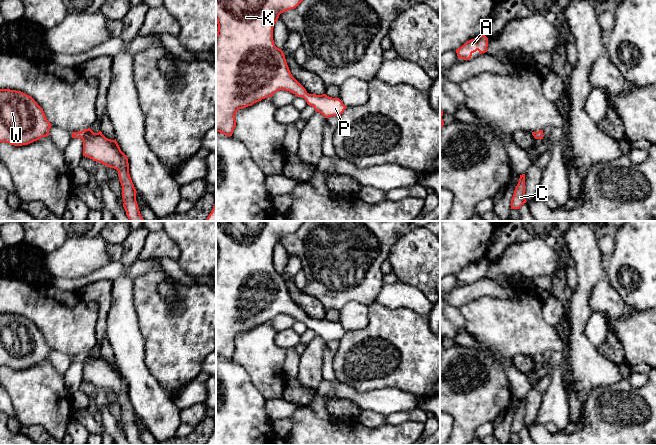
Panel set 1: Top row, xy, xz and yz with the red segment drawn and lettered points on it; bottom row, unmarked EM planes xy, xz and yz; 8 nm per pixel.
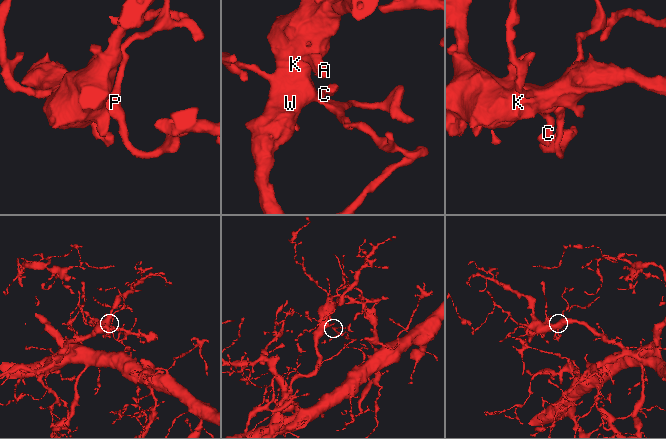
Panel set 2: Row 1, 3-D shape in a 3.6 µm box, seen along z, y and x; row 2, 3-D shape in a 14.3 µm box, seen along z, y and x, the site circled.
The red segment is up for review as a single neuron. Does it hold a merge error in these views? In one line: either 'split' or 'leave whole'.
leave whole

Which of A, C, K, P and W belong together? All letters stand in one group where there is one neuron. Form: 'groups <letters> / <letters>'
groups A C K P W

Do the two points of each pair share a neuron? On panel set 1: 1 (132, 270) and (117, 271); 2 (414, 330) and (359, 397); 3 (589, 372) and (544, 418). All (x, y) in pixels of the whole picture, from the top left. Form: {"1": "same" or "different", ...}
{"1": "same", "2": "different", "3": "different"}

